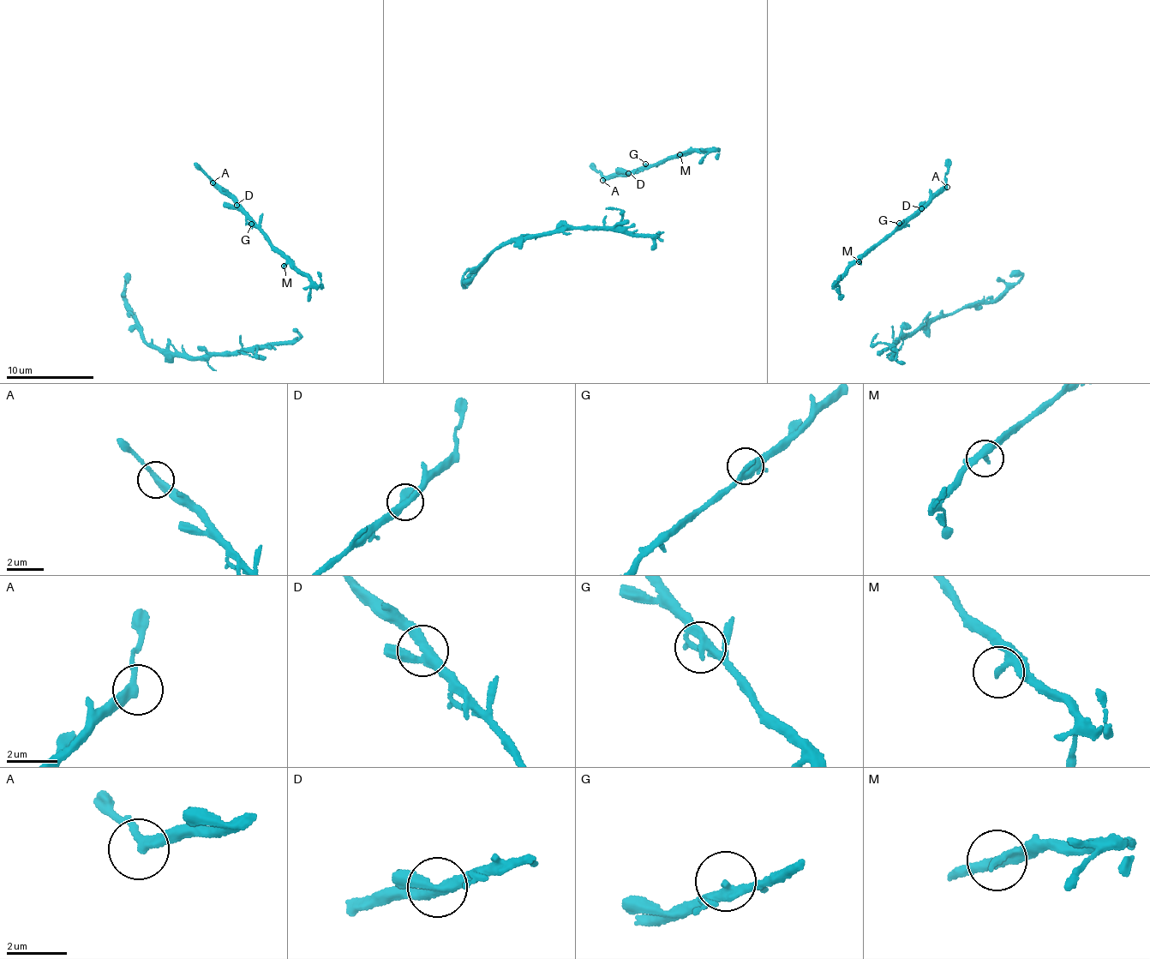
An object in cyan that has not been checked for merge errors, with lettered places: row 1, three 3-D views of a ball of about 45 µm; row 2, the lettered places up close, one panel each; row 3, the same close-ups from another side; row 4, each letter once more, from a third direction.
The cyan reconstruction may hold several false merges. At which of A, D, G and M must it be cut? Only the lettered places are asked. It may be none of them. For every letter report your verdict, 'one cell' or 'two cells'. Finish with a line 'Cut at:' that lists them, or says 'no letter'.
A: one cell
D: one cell
G: one cell
M: one cell
Cut at: no letter

